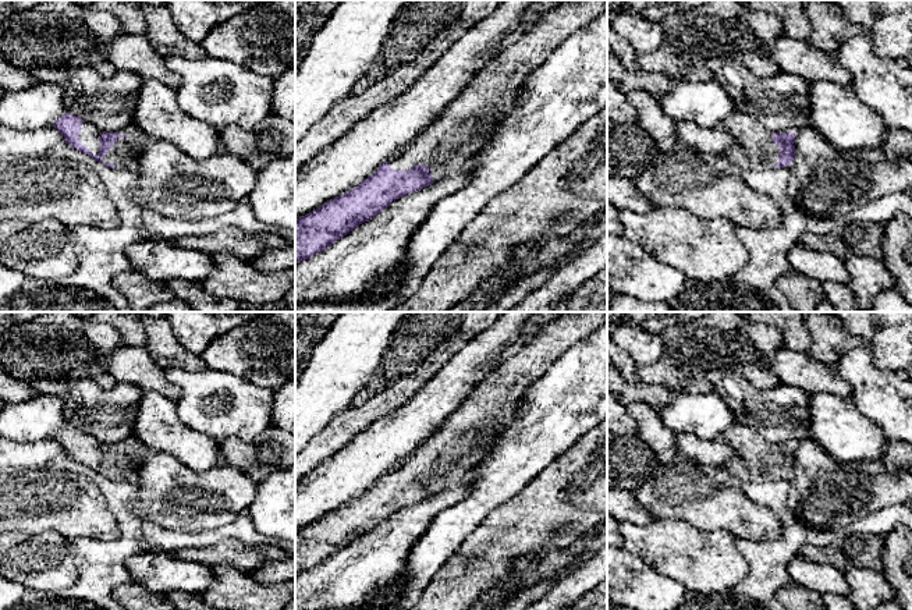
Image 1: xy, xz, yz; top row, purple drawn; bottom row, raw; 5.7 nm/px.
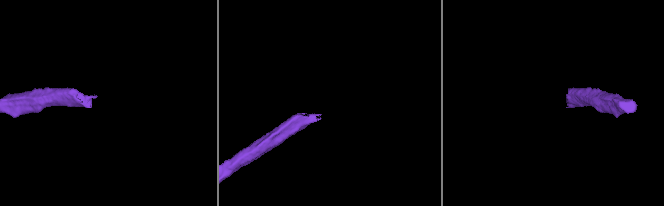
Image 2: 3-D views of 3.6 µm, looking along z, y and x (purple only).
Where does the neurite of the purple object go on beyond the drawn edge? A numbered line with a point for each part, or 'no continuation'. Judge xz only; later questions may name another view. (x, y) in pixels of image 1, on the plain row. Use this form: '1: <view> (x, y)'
1: xz (446, 457)

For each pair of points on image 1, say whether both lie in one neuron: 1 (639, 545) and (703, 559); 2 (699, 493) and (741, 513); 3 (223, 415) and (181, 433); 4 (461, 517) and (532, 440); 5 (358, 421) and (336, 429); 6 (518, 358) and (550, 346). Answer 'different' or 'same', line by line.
1: same
2: same
3: different
4: same
5: same
6: same

